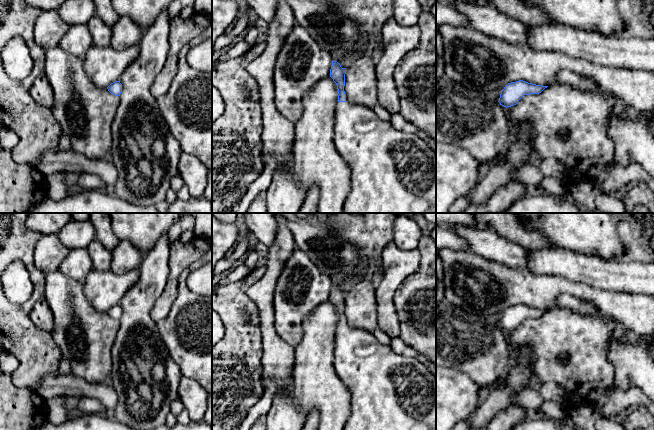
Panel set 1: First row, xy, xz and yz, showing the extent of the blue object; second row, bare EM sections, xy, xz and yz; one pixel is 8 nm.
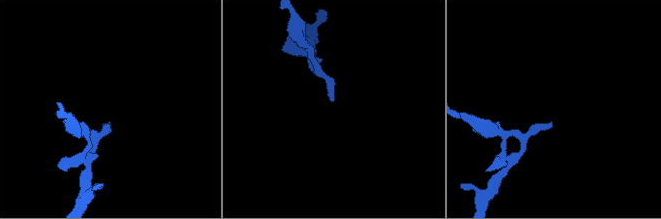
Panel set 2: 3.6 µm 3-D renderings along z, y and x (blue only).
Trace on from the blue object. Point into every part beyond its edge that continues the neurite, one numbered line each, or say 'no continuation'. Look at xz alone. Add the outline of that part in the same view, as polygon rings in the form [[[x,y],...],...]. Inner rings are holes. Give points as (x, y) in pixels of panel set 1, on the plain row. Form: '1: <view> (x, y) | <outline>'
1: xz (388, 391) | [[[338,326],[334,338],[334,368],[350,392],[350,415],[344,430],[436,430],[436,377],[416,358],[397,355],[364,329]]]

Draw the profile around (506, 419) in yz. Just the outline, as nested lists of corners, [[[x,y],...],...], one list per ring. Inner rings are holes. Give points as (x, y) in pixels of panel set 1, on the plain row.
[[[509,405],[506,409],[499,411],[488,424],[468,430],[511,430],[517,423],[531,416],[528,410]]]

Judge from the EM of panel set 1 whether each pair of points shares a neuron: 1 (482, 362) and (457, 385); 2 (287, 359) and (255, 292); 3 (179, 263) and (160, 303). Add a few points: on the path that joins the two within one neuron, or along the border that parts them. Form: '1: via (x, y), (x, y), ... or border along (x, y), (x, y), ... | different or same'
1: border along (446, 366), (464, 372), (481, 388) | different
2: via (271, 342), (267, 329), (266, 309) | same
3: via (174, 273), (170, 293) | same

